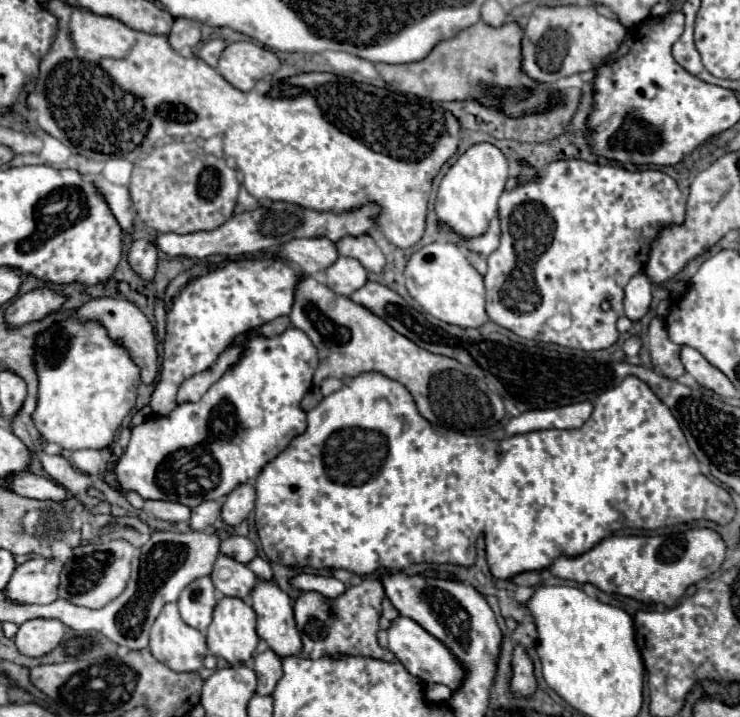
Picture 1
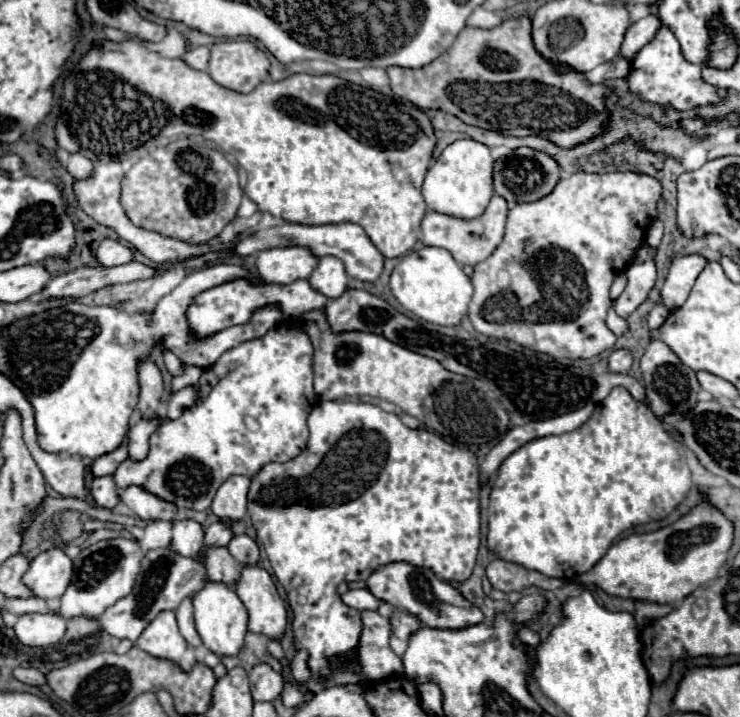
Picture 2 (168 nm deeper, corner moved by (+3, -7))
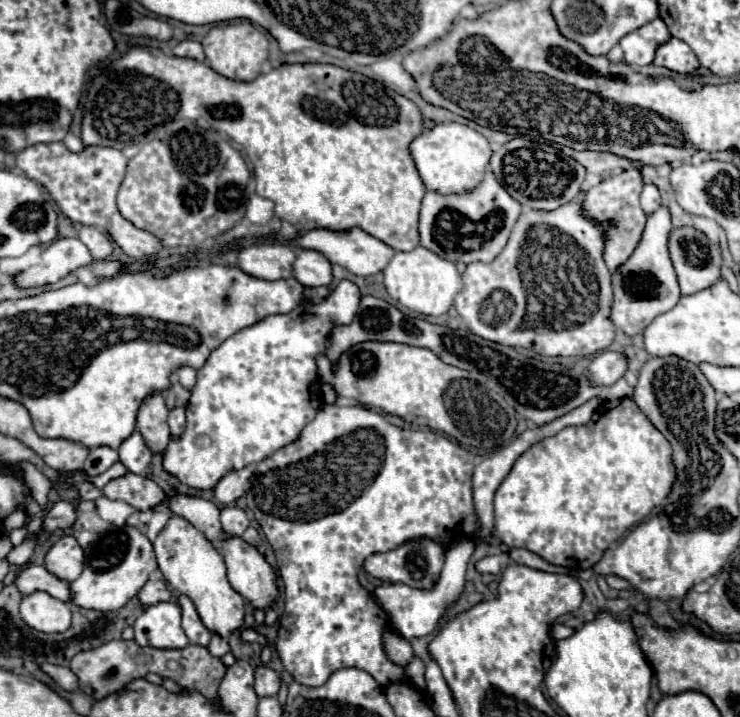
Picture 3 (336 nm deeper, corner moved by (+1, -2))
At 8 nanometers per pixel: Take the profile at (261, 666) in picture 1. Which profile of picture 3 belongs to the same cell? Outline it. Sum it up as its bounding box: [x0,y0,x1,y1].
[254,665,280,697]

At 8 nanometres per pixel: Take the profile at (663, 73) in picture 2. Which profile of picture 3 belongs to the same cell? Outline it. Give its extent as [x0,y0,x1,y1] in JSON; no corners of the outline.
[654,37,700,75]

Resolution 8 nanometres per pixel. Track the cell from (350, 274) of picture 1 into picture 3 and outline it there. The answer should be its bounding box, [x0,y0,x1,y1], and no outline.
[294,251,334,287]

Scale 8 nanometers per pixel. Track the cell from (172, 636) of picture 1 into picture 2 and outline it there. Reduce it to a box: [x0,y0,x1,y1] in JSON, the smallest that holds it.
[136,612,196,670]

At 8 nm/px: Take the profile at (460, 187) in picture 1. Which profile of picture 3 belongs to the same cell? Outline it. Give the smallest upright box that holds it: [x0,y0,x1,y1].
[410,123,492,195]

